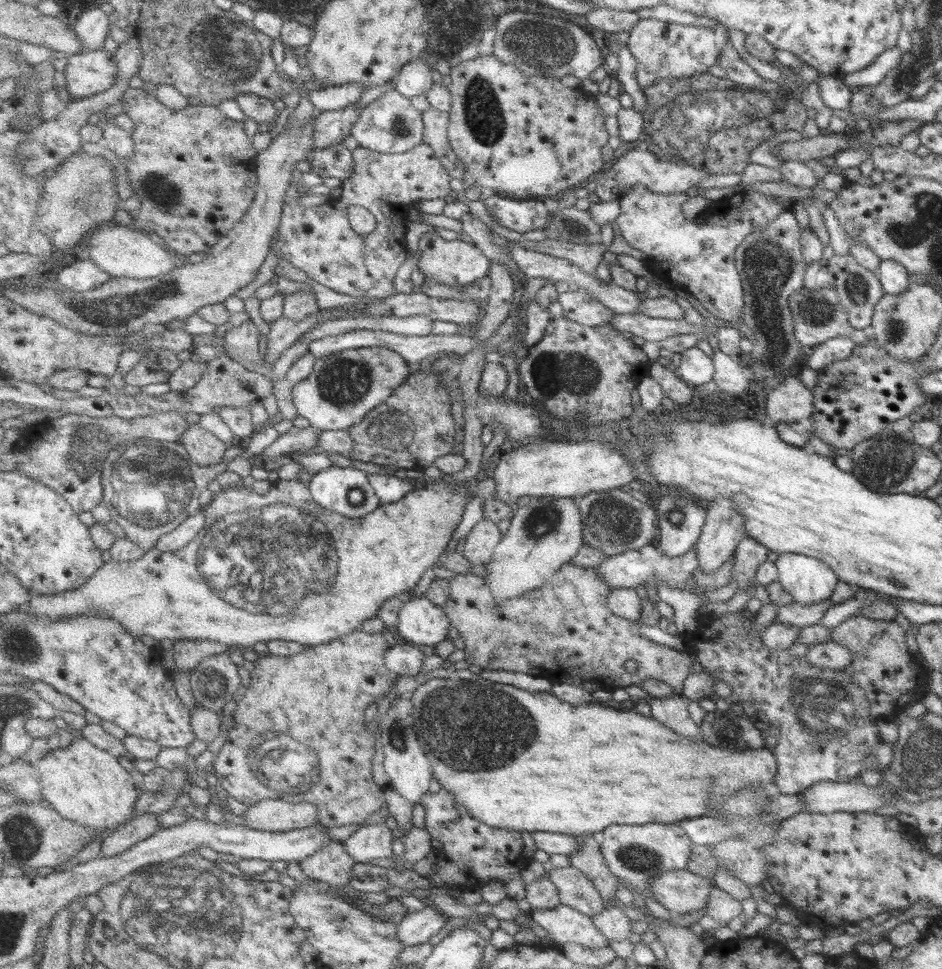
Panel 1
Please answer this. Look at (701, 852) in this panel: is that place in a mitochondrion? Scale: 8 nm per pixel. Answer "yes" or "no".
no

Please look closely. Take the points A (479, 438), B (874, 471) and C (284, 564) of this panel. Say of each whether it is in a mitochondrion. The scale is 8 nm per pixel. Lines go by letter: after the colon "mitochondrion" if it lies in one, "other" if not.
A: other
B: mitochondrion
C: mitochondrion

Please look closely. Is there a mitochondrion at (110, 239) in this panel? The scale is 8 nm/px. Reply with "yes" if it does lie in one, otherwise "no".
no

